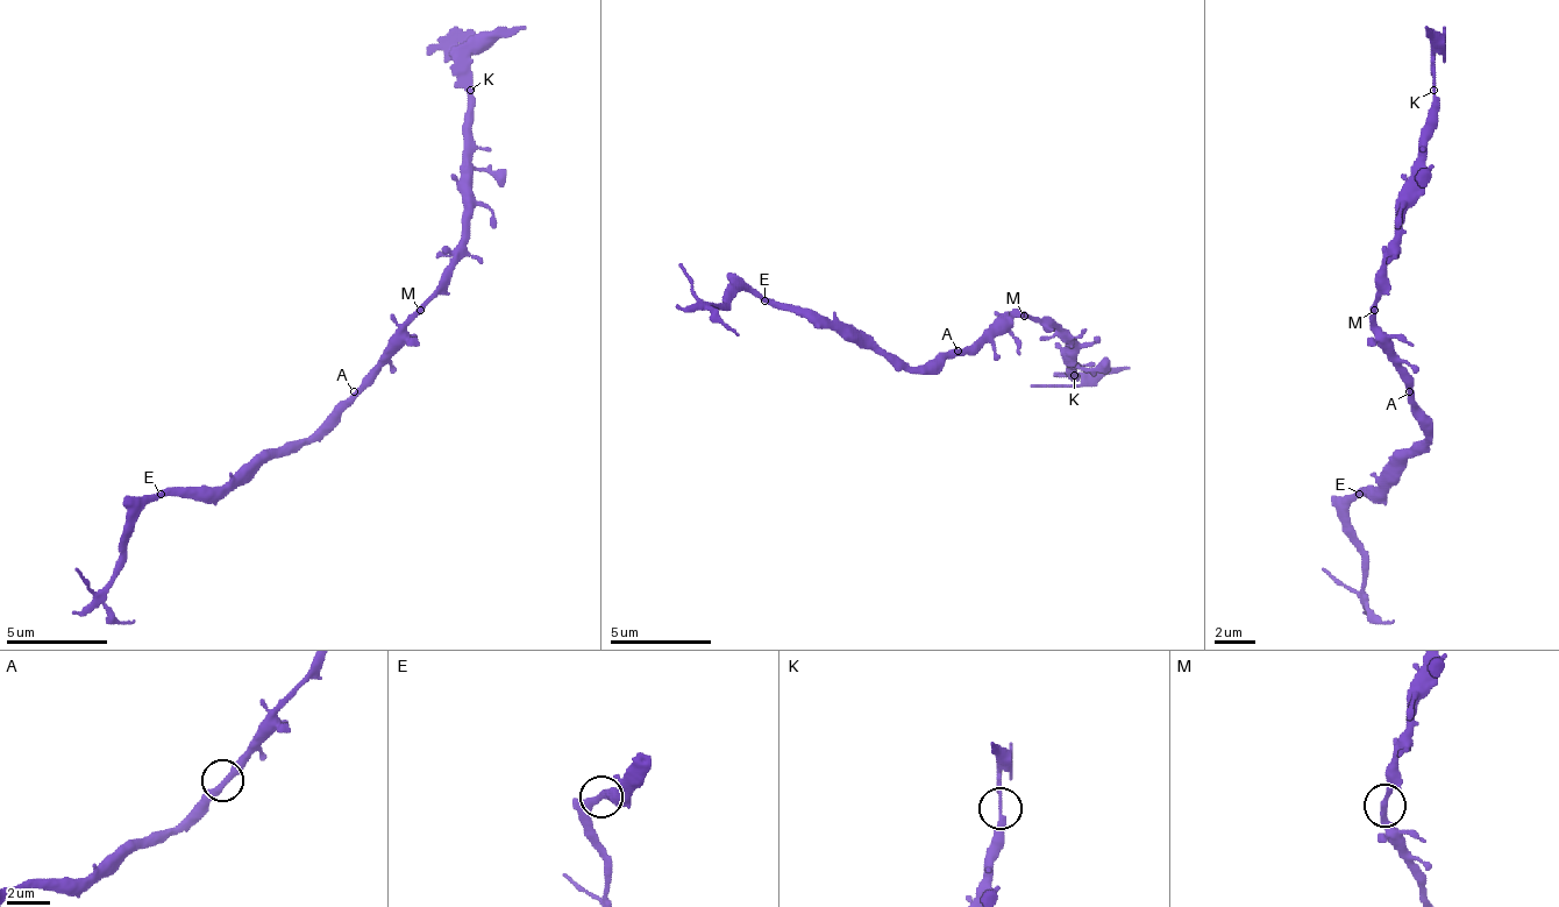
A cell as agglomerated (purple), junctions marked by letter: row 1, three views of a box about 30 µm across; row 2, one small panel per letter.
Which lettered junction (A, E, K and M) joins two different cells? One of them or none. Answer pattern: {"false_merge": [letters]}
{"false_merge": ["K"]}

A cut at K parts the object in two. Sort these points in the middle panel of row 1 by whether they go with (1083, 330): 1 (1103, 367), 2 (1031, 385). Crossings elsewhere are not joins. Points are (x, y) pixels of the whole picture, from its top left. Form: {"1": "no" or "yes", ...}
{"1": "yes", "2": "no"}

